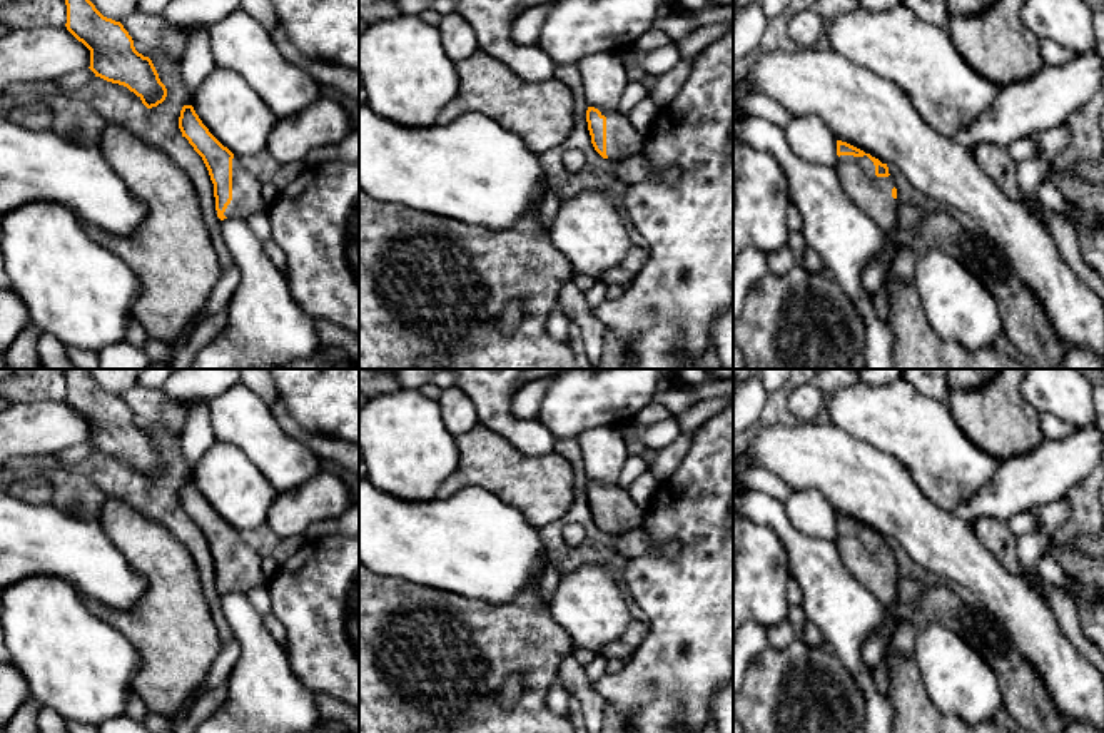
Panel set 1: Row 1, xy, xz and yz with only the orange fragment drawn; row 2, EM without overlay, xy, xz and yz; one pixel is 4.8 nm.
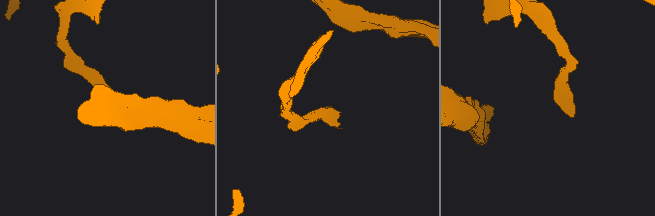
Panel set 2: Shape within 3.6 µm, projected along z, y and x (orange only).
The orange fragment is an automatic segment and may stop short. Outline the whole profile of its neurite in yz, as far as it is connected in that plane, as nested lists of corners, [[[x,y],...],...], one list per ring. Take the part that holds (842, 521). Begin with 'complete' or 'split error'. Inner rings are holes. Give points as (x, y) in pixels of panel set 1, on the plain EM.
split error; [[[842,514],[837,529],[835,546],[848,573],[884,606],[900,604],[897,563],[887,538]]]

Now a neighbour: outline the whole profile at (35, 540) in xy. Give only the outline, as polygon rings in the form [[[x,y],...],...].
[[[0,489],[0,591],[30,576],[60,578],[77,594],[119,611],[130,609],[147,589],[145,578],[124,559],[99,521],[67,514],[52,503],[25,503]]]

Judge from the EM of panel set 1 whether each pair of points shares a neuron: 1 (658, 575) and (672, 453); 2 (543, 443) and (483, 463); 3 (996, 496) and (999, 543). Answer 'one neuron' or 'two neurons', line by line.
1: two neurons
2: two neurons
3: two neurons

